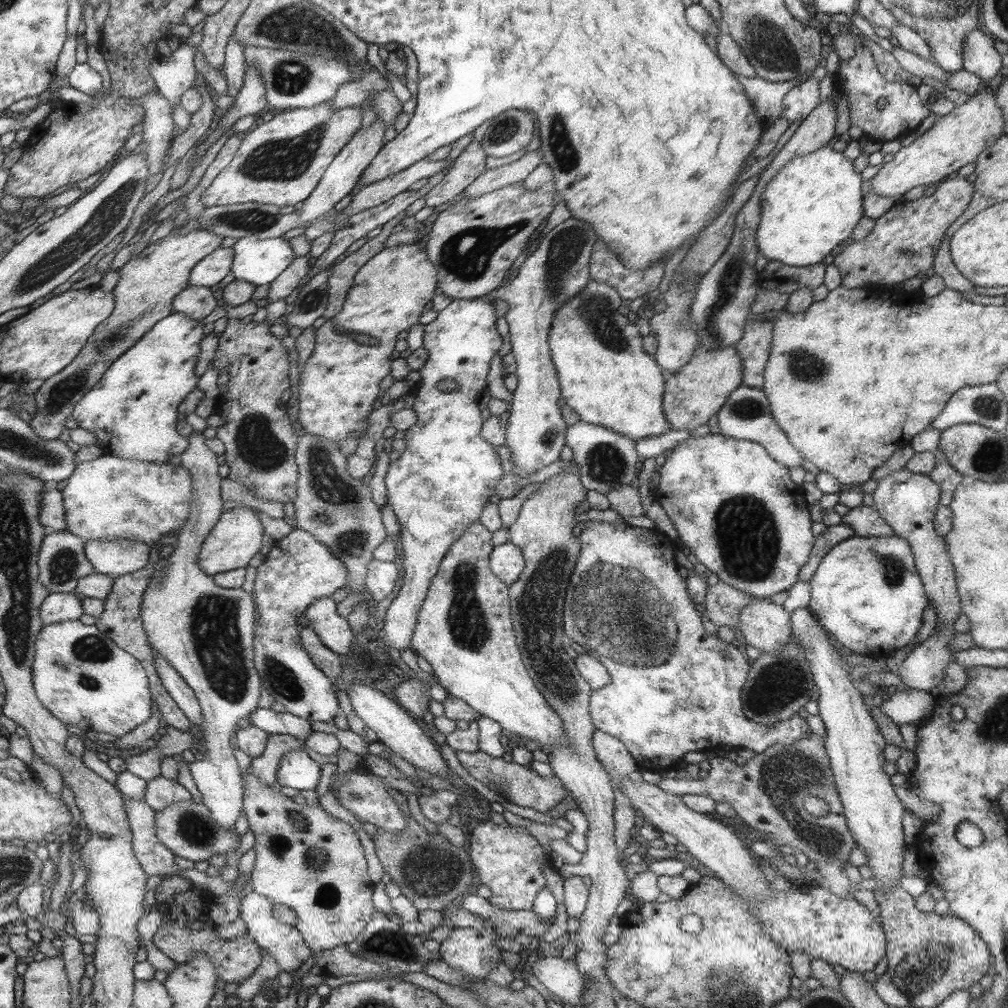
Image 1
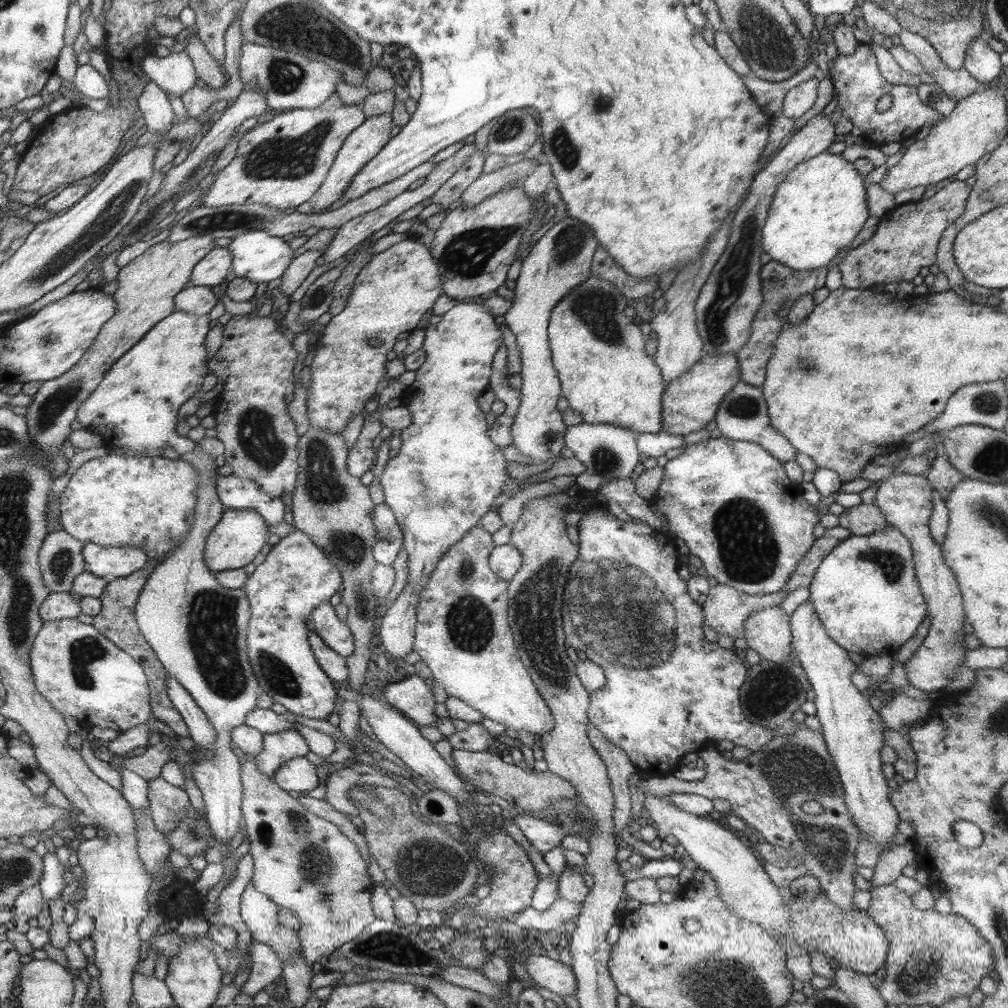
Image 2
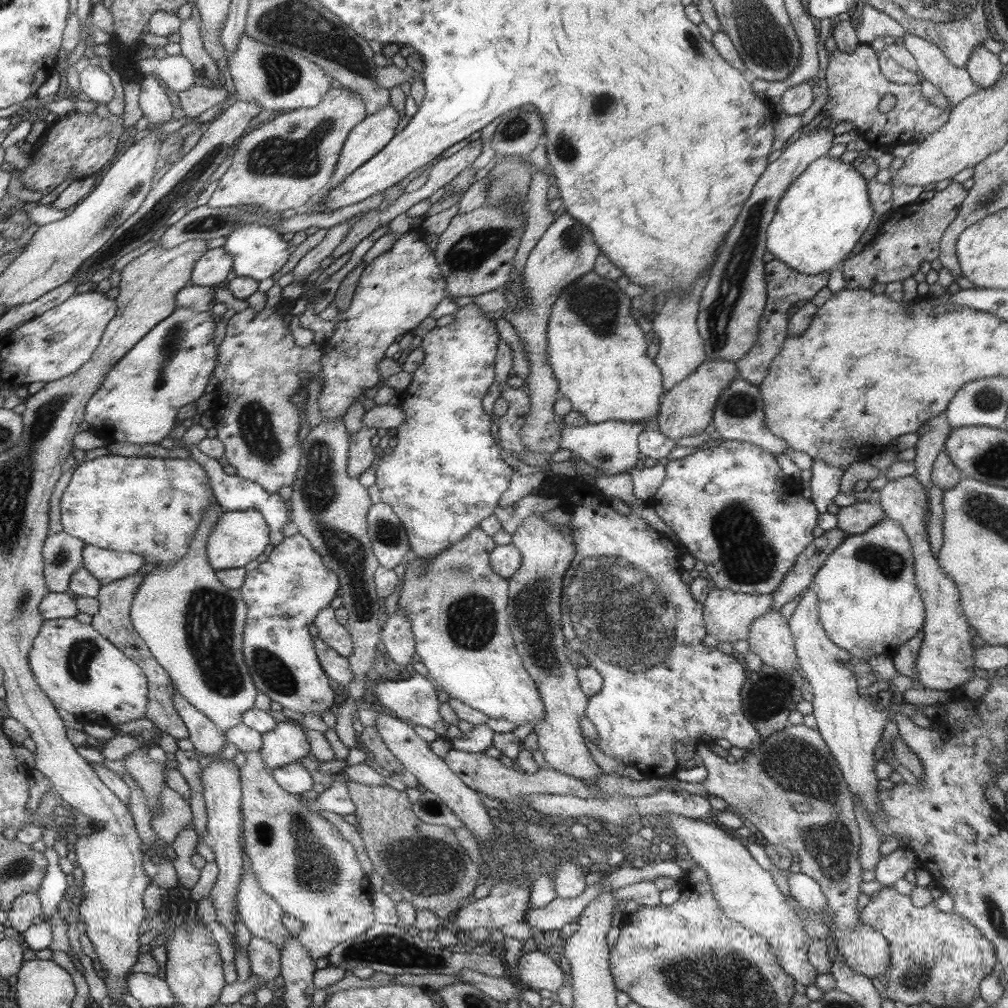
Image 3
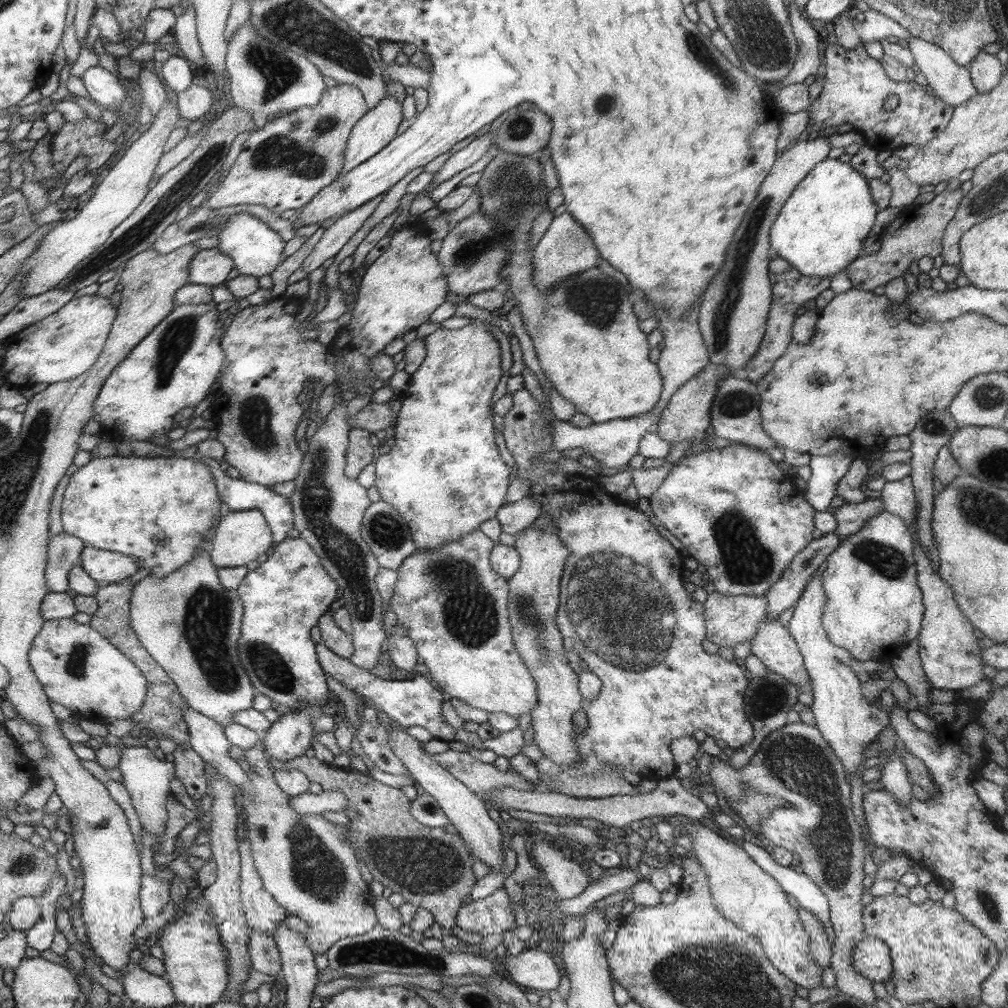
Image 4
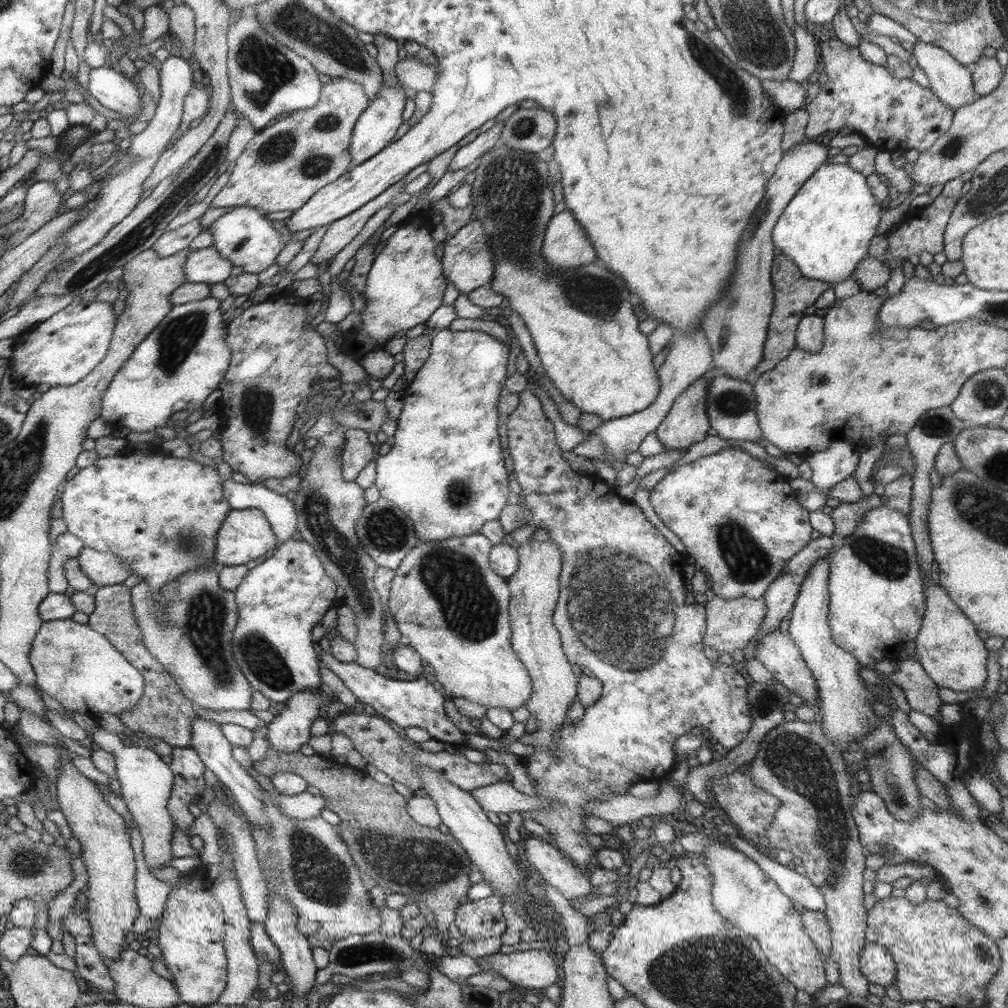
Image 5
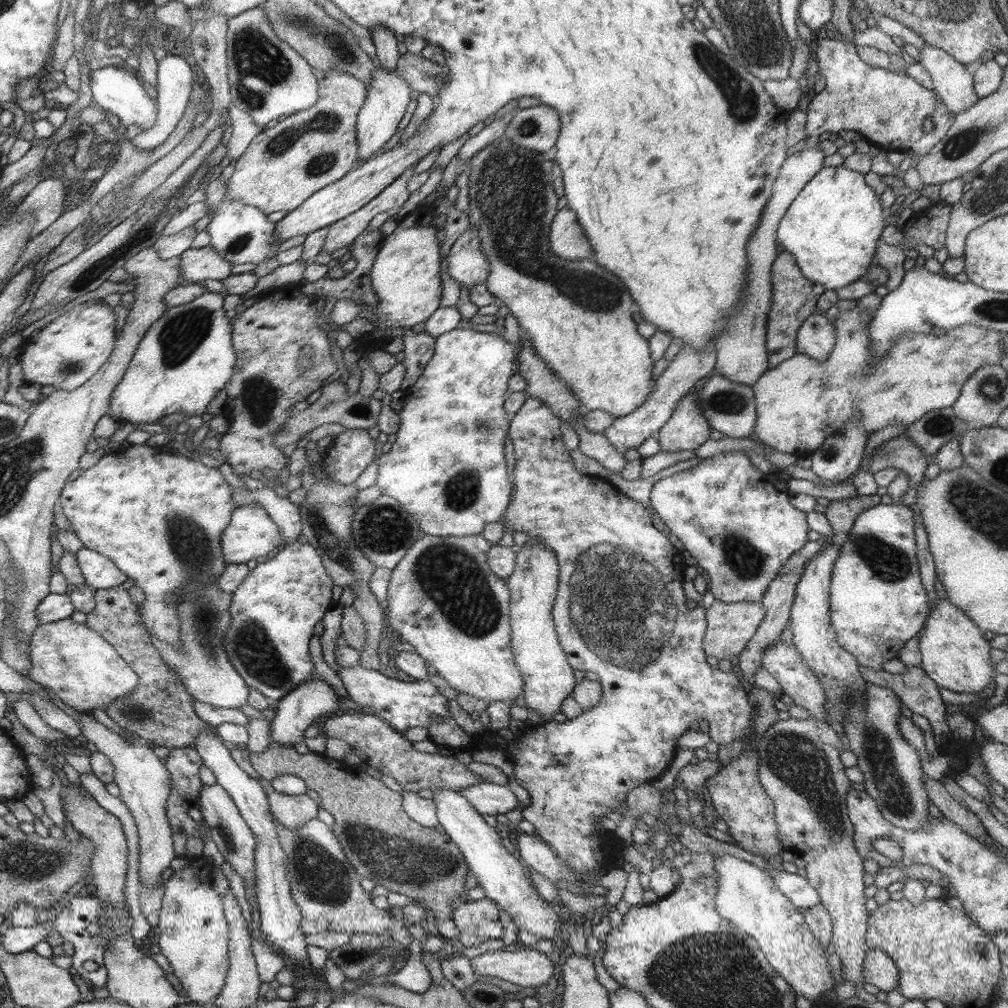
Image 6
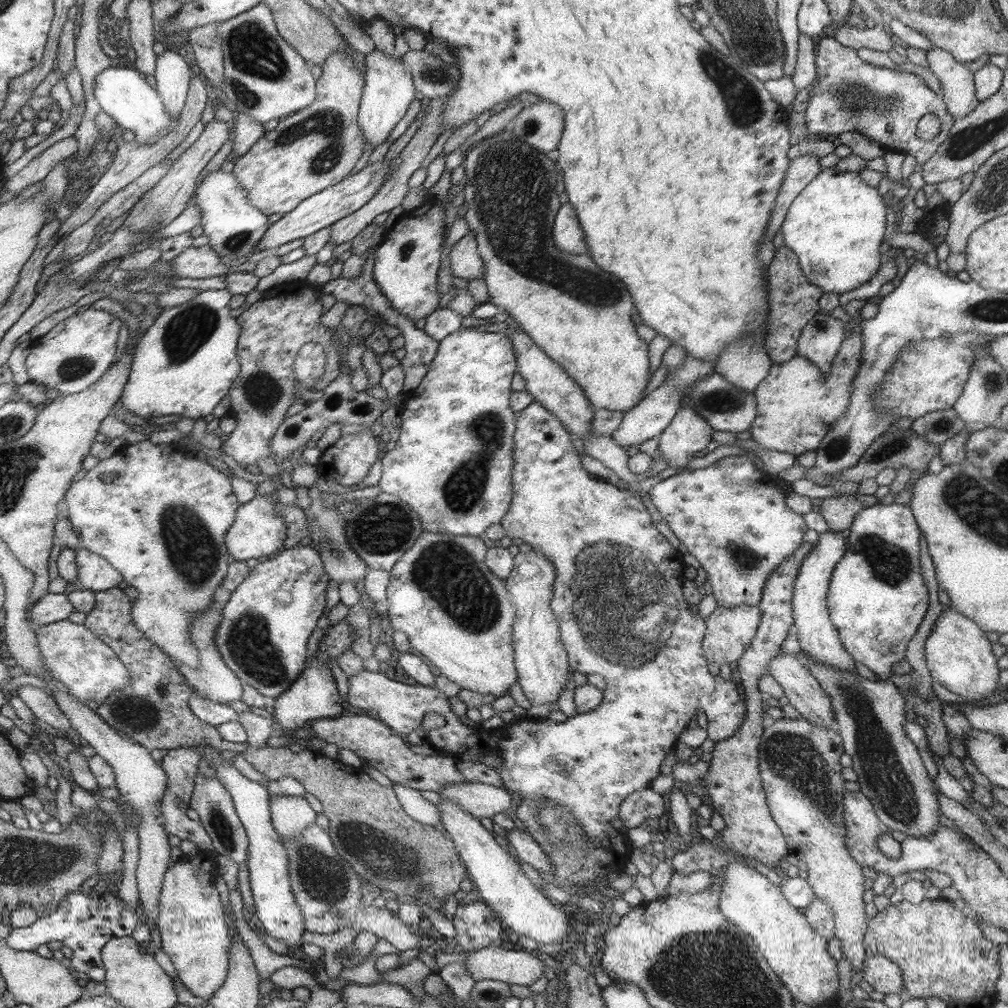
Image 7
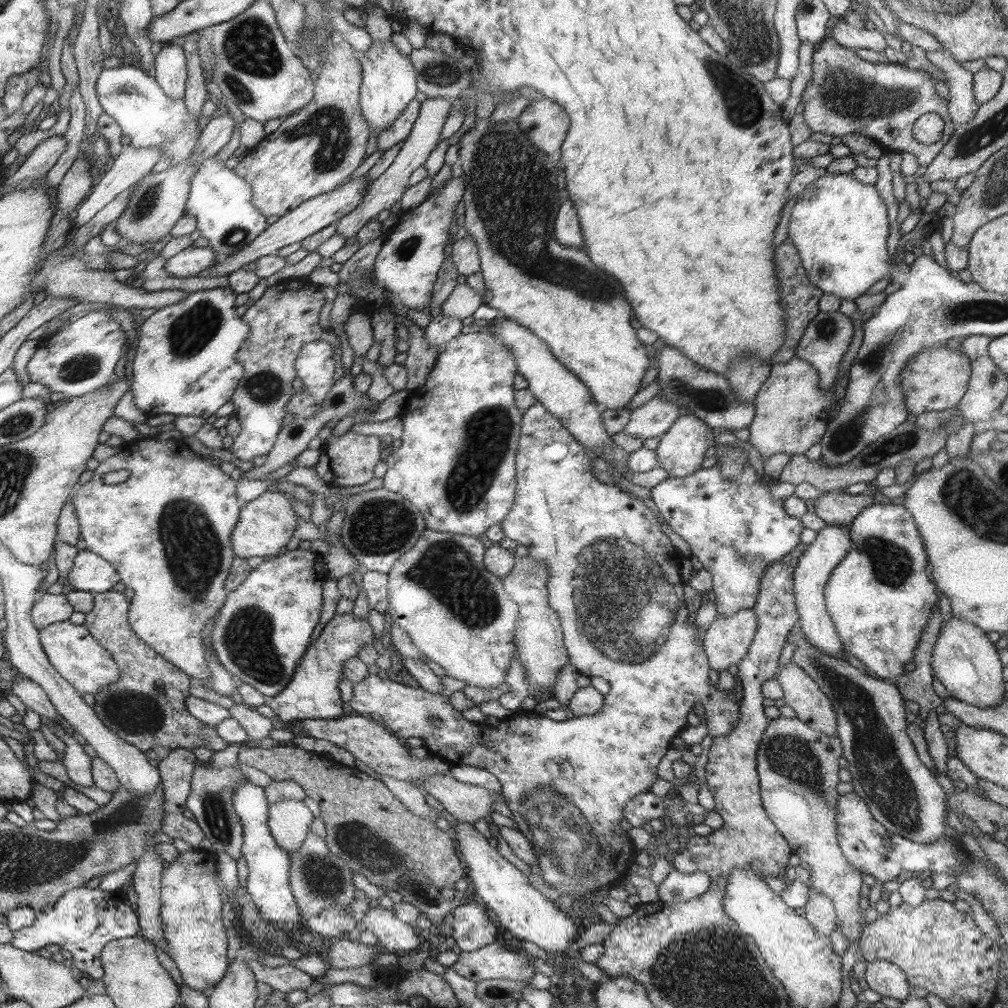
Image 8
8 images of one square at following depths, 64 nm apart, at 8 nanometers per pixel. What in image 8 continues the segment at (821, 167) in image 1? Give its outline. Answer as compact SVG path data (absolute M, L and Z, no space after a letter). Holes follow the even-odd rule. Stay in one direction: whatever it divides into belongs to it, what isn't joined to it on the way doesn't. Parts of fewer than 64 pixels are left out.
M827 172L801 193L790 217L788 235L802 255L804 268L811 281L823 293L838 296L840 299L855 300L866 295L866 291L878 280L889 276L890 256L886 246L890 234L888 213L886 204L874 185L860 182L853 173Z

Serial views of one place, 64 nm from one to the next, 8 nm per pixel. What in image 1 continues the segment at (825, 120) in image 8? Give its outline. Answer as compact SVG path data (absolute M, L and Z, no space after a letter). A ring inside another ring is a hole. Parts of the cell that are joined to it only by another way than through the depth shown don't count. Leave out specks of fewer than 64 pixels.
M859 44L855 57L840 61L840 70L837 78L842 86L842 96L850 98L850 118L853 125L863 130L863 134L875 142L882 144L889 140L902 140L907 142L913 137L918 126L930 116L926 106L922 106L922 100L918 98L918 92L910 84L898 84L898 82L887 82L878 72L876 63L870 50ZM886 98L888 107L880 110L876 107L878 100Z

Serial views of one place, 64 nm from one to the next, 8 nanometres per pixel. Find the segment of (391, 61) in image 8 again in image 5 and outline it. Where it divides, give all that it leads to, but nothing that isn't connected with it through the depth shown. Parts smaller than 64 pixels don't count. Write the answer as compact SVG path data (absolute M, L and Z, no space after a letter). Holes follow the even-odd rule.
M386 81L378 94L370 100L364 114L358 120L354 128L354 136L351 141L352 168L370 160L381 151L387 149L390 141L394 140L398 128L402 126L403 112L406 108L406 94L404 87L398 87L396 84L388 84Z

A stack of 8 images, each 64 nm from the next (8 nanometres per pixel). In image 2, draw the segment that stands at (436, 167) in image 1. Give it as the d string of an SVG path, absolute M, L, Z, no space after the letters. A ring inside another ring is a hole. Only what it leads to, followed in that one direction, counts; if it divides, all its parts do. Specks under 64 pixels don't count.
M426 161L423 165L417 166L415 169L404 173L403 177L397 178L394 182L389 182L387 185L370 190L363 197L355 198L348 201L343 206L333 211L325 213L294 213L286 214L281 209L270 208L262 204L231 204L230 206L219 206L218 208L208 208L201 205L193 211L182 213L178 222L170 229L170 235L167 238L168 242L182 242L191 236L211 235L212 238L231 238L239 234L250 232L251 230L265 230L266 233L276 235L277 237L286 238L287 234L305 231L307 228L317 226L320 229L337 230L345 222L356 218L362 214L369 213L371 210L385 206L385 204L393 199L396 195L408 191L410 184L418 179L424 179L430 174L430 171L435 167L432 162Z

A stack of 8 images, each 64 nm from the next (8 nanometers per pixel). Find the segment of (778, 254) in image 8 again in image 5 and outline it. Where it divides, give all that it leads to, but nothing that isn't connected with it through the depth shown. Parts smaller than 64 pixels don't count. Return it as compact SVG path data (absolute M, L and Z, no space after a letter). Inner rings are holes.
M780 253L776 262L771 268L771 281L774 283L775 304L770 318L770 326L767 329L767 342L764 349L763 361L753 370L753 378L758 378L762 373L774 370L788 355L795 346L796 331L799 328L800 321L806 316L806 308L815 306L822 295L832 287L823 280L814 280L808 278L796 266L796 263Z

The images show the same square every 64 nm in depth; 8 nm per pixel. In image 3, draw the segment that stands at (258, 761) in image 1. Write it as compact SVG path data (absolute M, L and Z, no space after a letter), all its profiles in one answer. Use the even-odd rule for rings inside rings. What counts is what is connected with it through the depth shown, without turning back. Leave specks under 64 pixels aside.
M298 721L279 722L272 730L262 734L261 754L268 770L275 771L284 765L297 762L313 751L305 728Z

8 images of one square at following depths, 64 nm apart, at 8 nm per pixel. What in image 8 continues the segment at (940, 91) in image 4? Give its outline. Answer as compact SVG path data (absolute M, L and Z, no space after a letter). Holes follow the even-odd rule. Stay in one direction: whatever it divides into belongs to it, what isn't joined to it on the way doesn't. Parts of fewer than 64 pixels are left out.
M945 50L942 52L927 52L926 57L944 74L949 88L951 115L955 123L972 122L976 116L979 104L973 92L973 74L958 65Z

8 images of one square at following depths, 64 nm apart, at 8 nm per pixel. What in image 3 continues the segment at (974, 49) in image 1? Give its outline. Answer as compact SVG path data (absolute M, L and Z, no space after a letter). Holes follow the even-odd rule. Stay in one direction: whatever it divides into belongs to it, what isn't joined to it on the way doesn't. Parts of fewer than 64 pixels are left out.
M983 44L976 47L965 68L972 81L982 89L996 85L996 80L1002 74L1002 64L998 56L990 53Z

